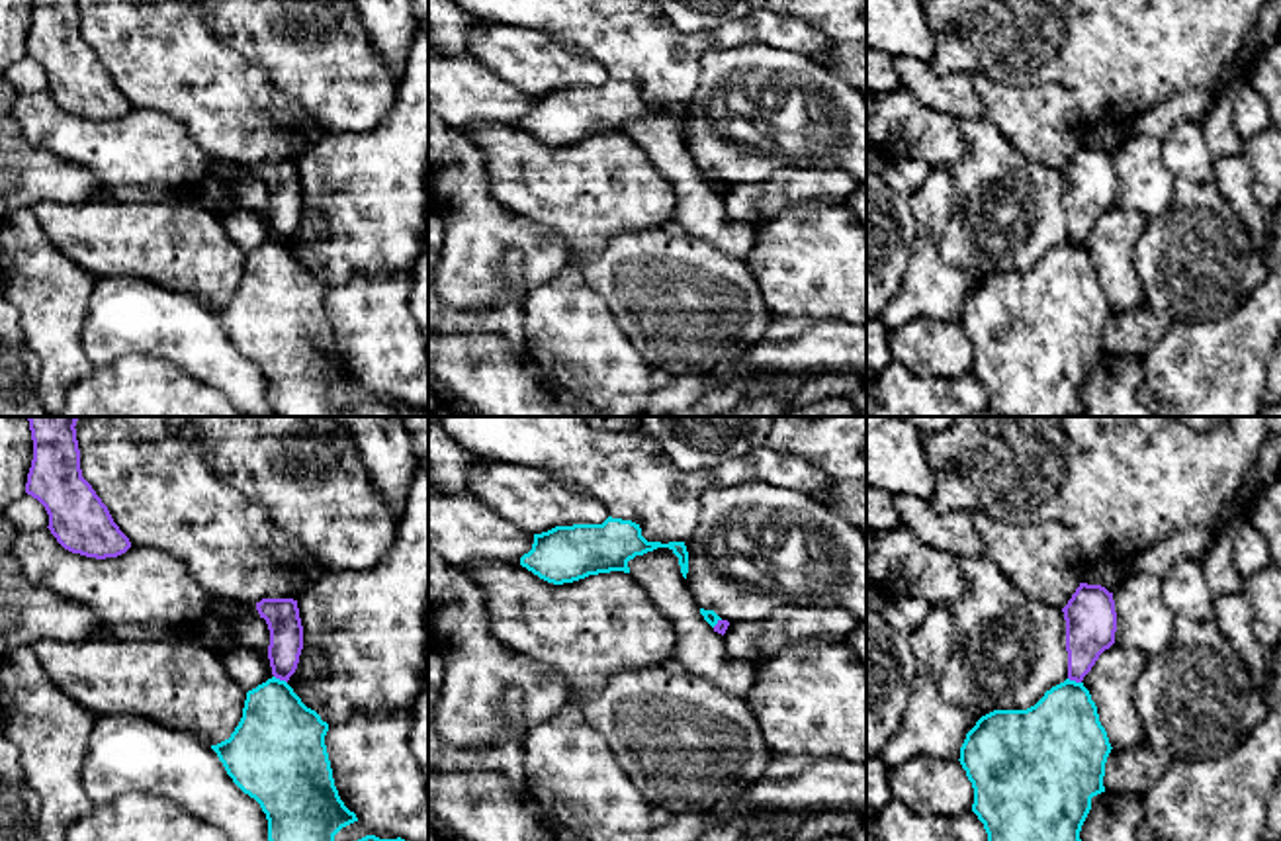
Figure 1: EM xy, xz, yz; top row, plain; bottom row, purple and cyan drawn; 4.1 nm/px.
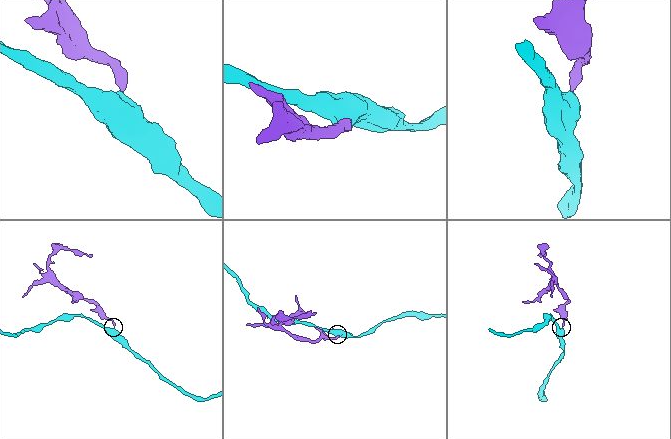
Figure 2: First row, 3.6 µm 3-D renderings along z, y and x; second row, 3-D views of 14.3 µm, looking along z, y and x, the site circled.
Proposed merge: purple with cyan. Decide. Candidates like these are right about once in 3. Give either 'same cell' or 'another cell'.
another cell

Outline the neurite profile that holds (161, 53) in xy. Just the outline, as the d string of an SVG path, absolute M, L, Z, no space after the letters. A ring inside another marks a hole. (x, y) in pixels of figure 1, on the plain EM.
M76 0L82 39L108 68L131 108L178 119L211 156L239 166L303 158L331 133L307 110L274 88L266 72L223 45L196 0Z

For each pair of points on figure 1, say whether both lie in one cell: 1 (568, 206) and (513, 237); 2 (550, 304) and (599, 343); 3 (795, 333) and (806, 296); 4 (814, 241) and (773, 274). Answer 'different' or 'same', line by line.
1: different
2: same
3: different
4: same

